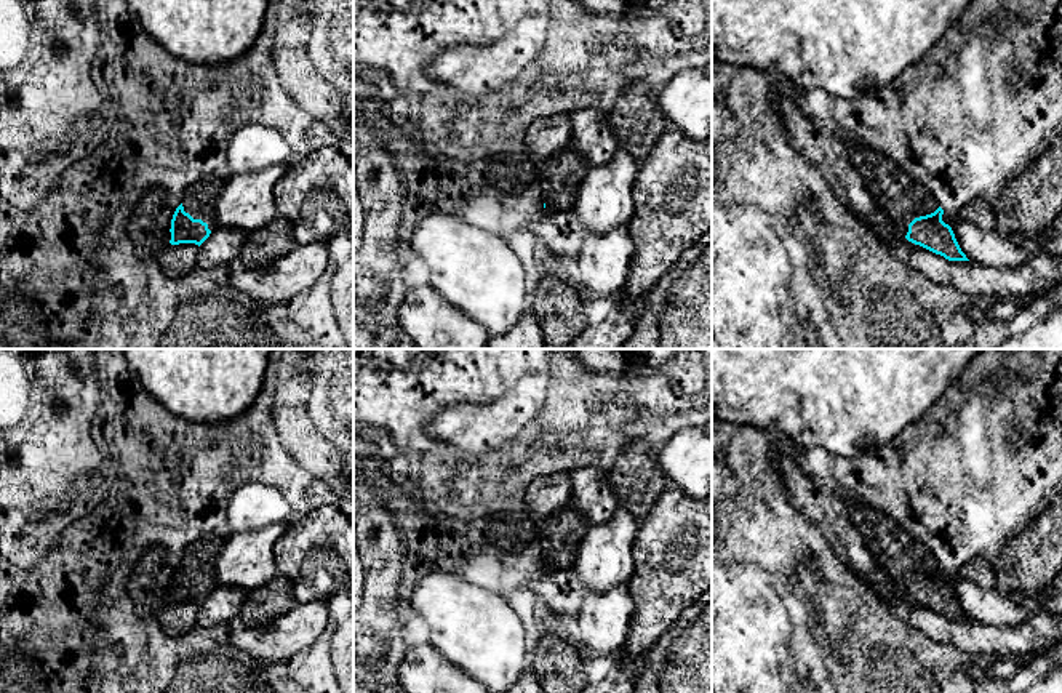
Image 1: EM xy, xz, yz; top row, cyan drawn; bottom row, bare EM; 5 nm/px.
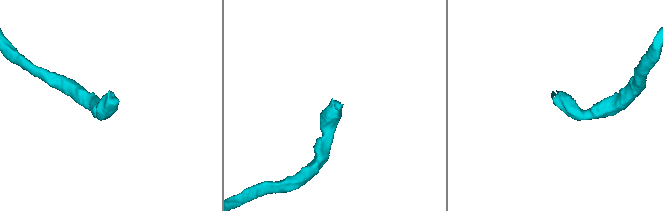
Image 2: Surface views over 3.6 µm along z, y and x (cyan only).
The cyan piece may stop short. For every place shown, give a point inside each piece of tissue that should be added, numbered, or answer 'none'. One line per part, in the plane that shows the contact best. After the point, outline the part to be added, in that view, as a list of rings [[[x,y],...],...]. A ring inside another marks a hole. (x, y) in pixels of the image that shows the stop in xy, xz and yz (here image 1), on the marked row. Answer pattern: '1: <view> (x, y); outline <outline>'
1: yz (902, 199); outline [[[851,144],[841,155],[860,173],[873,202],[888,216],[897,235],[905,237],[915,218],[939,208],[920,182],[870,146]]]

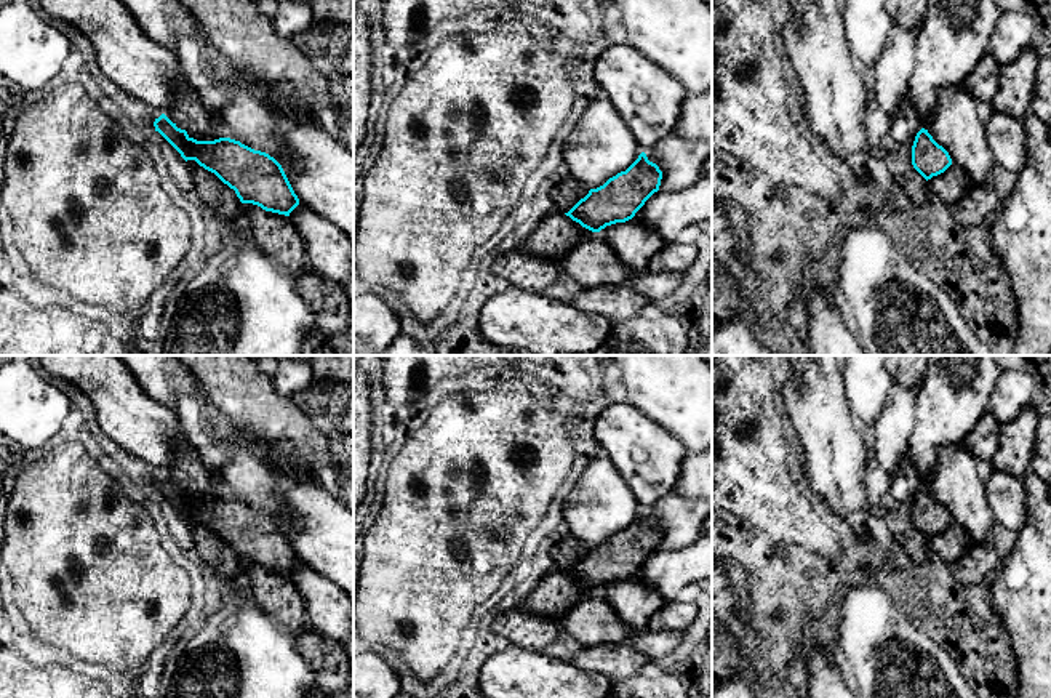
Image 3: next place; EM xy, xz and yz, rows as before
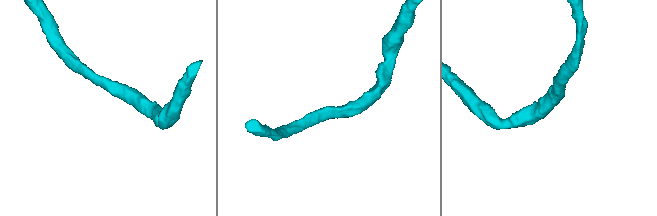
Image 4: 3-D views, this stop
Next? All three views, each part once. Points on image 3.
none

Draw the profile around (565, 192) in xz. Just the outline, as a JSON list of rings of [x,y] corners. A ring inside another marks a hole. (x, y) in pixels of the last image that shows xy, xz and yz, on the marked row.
[[[568,176],[560,178],[552,186],[550,195],[557,207],[557,211],[568,213],[581,199],[589,194],[589,187],[581,181]]]

